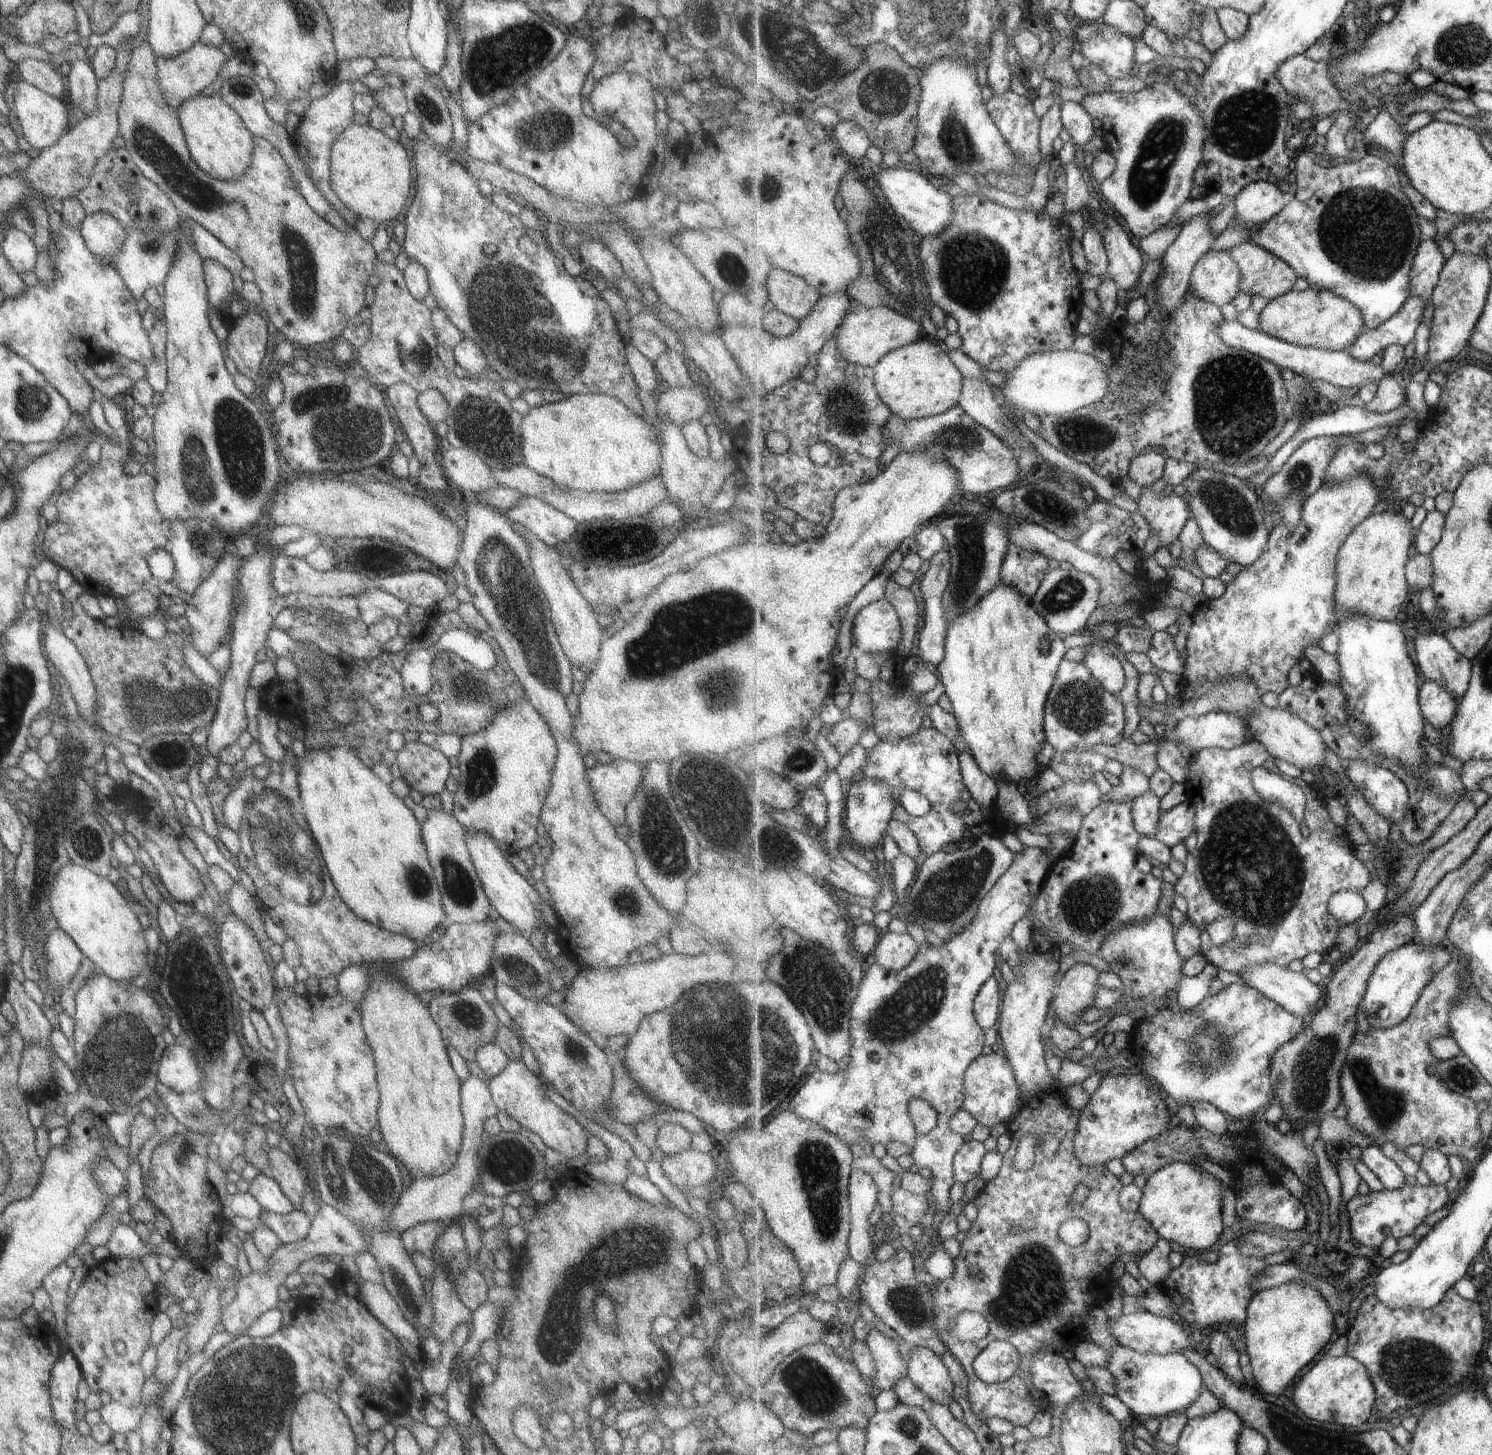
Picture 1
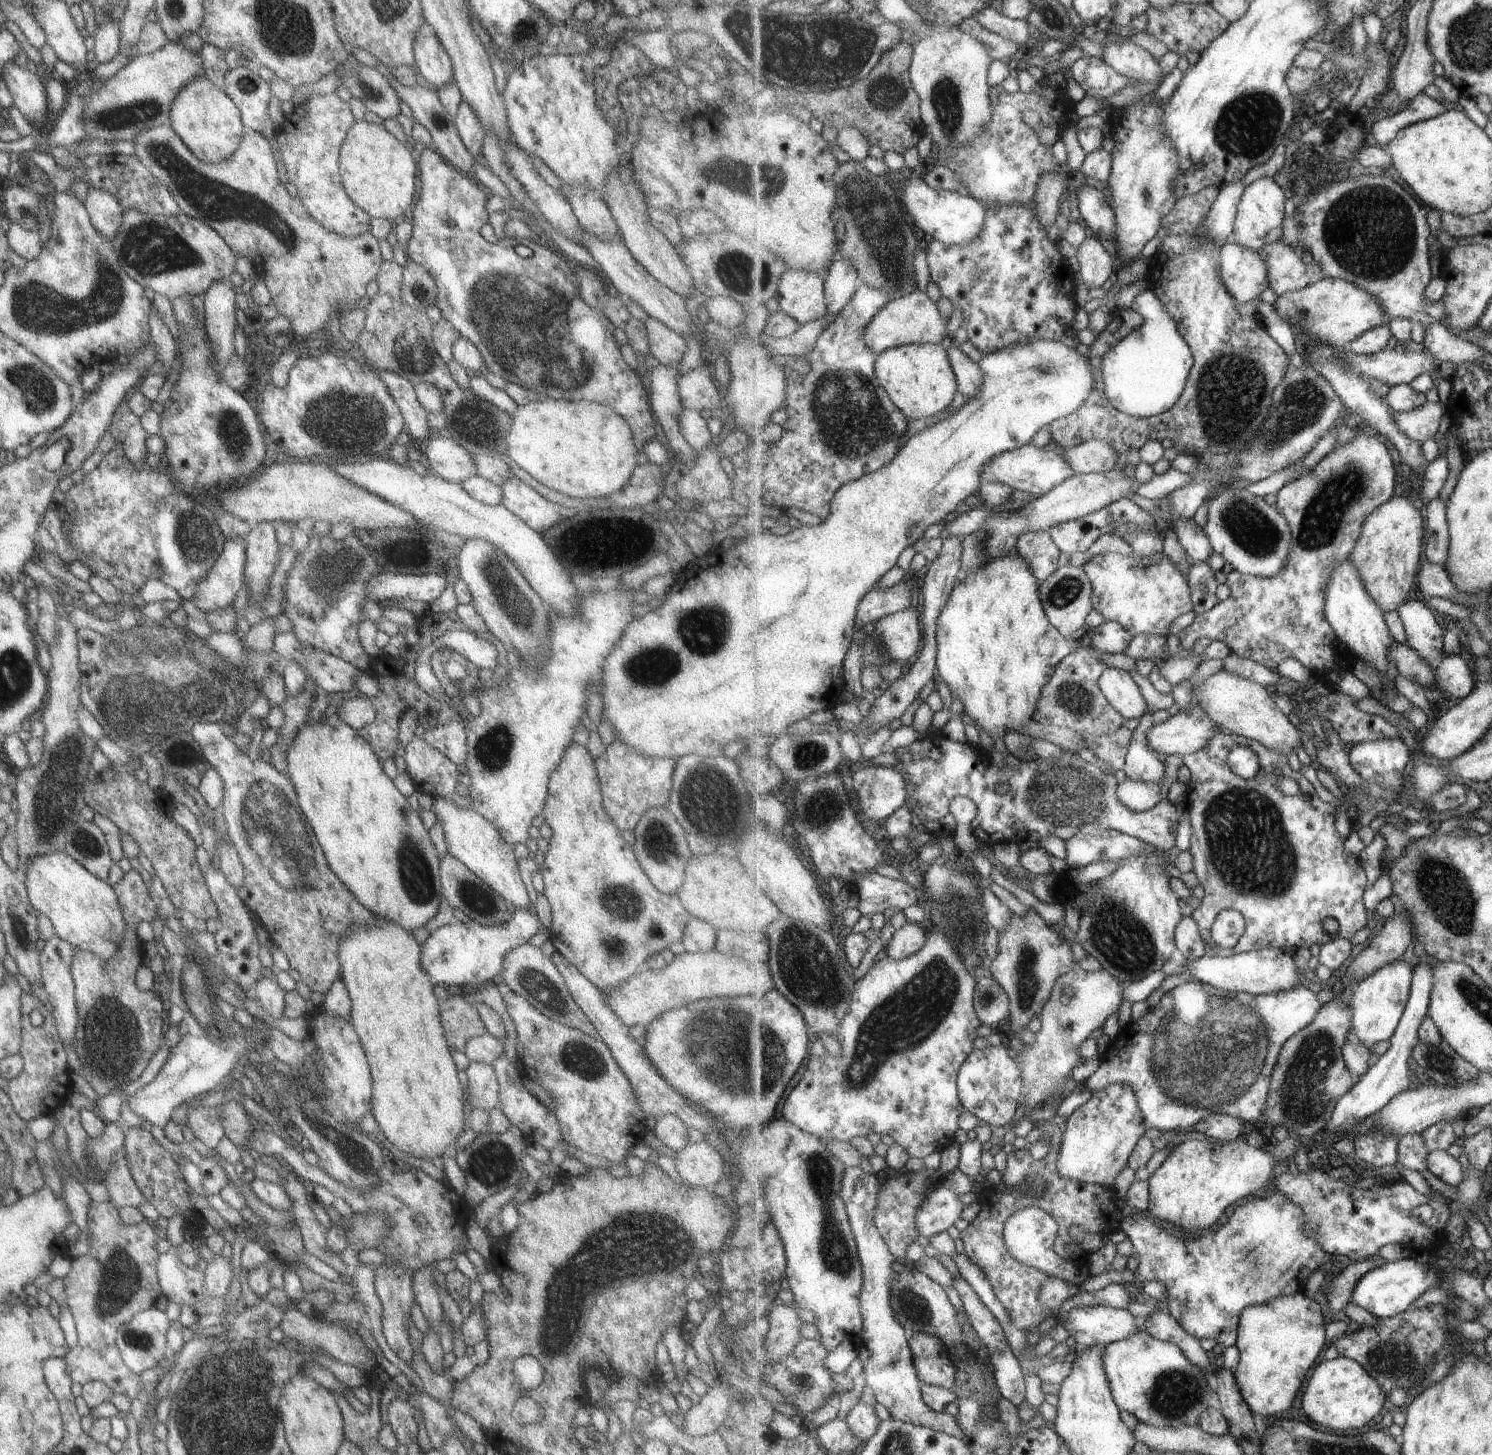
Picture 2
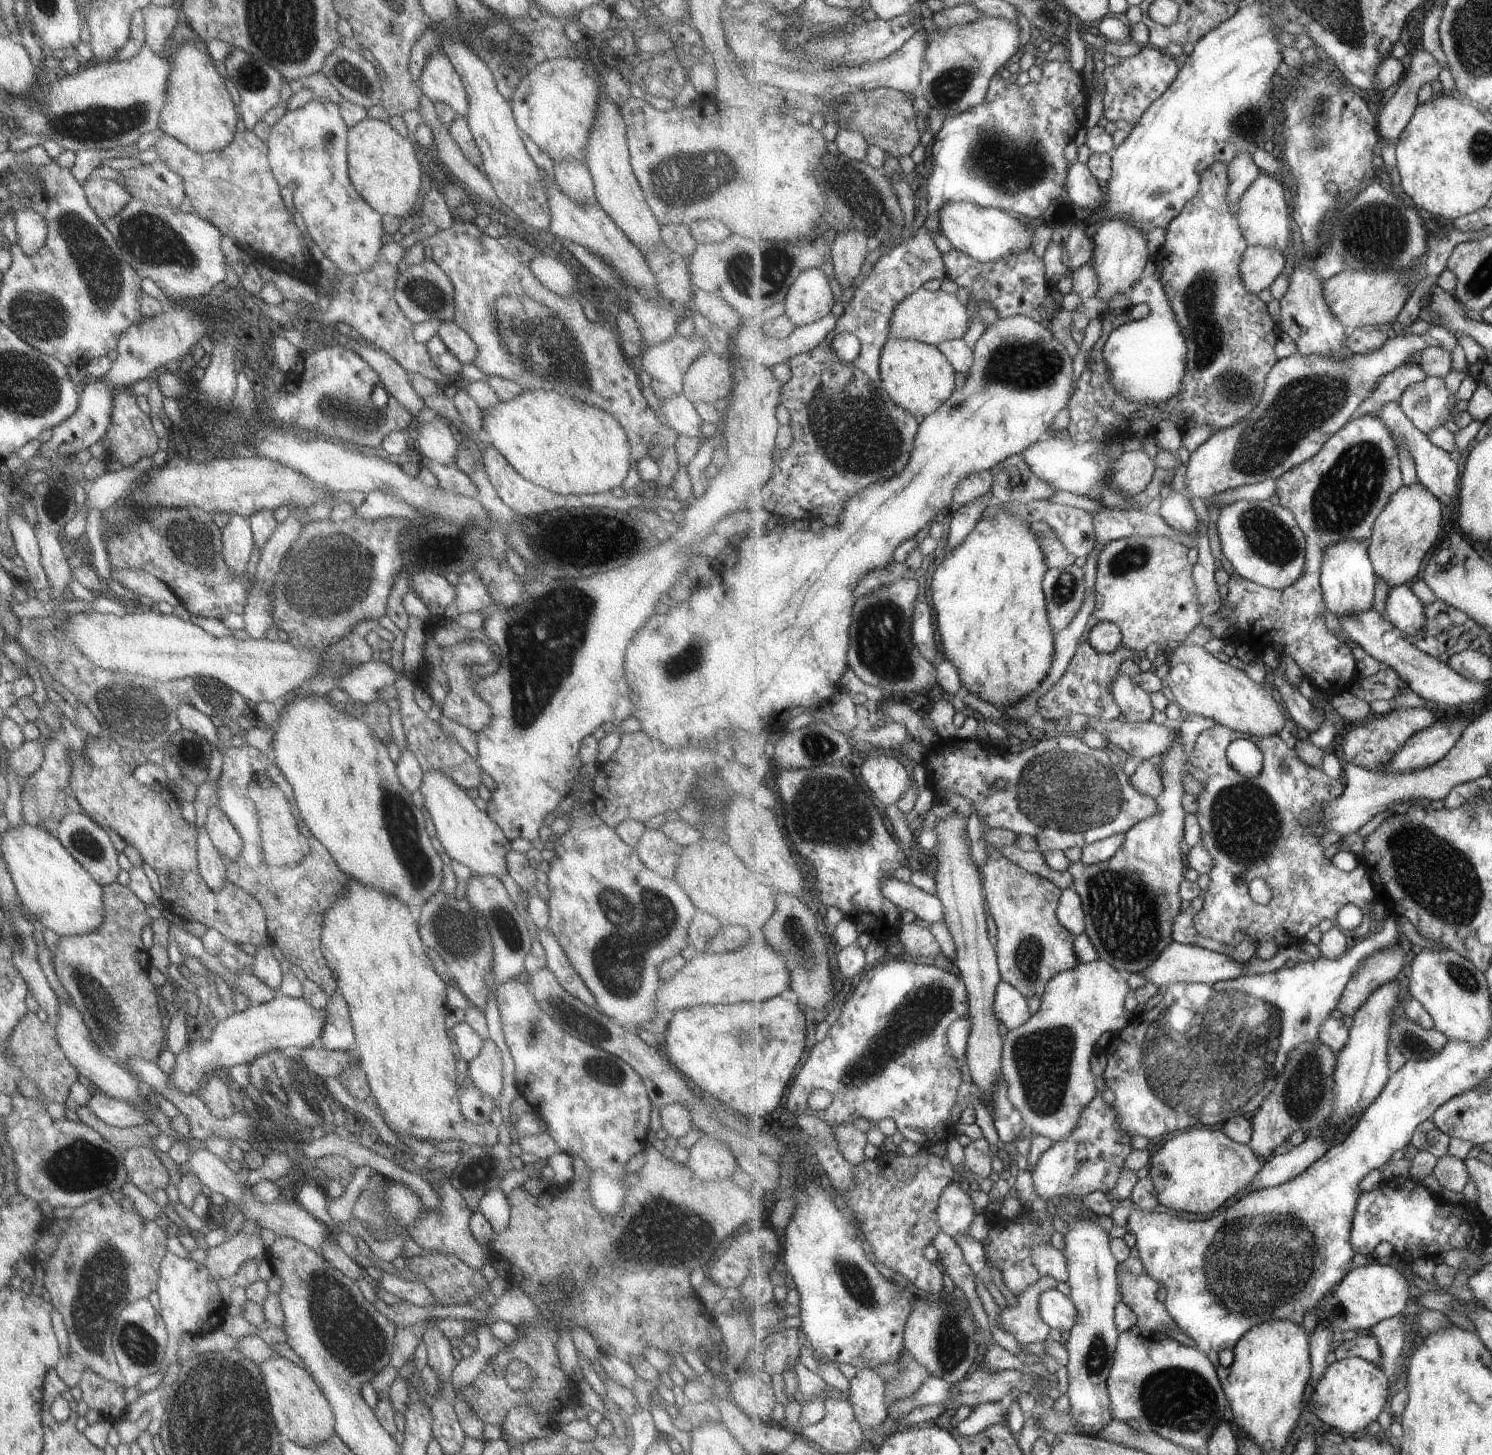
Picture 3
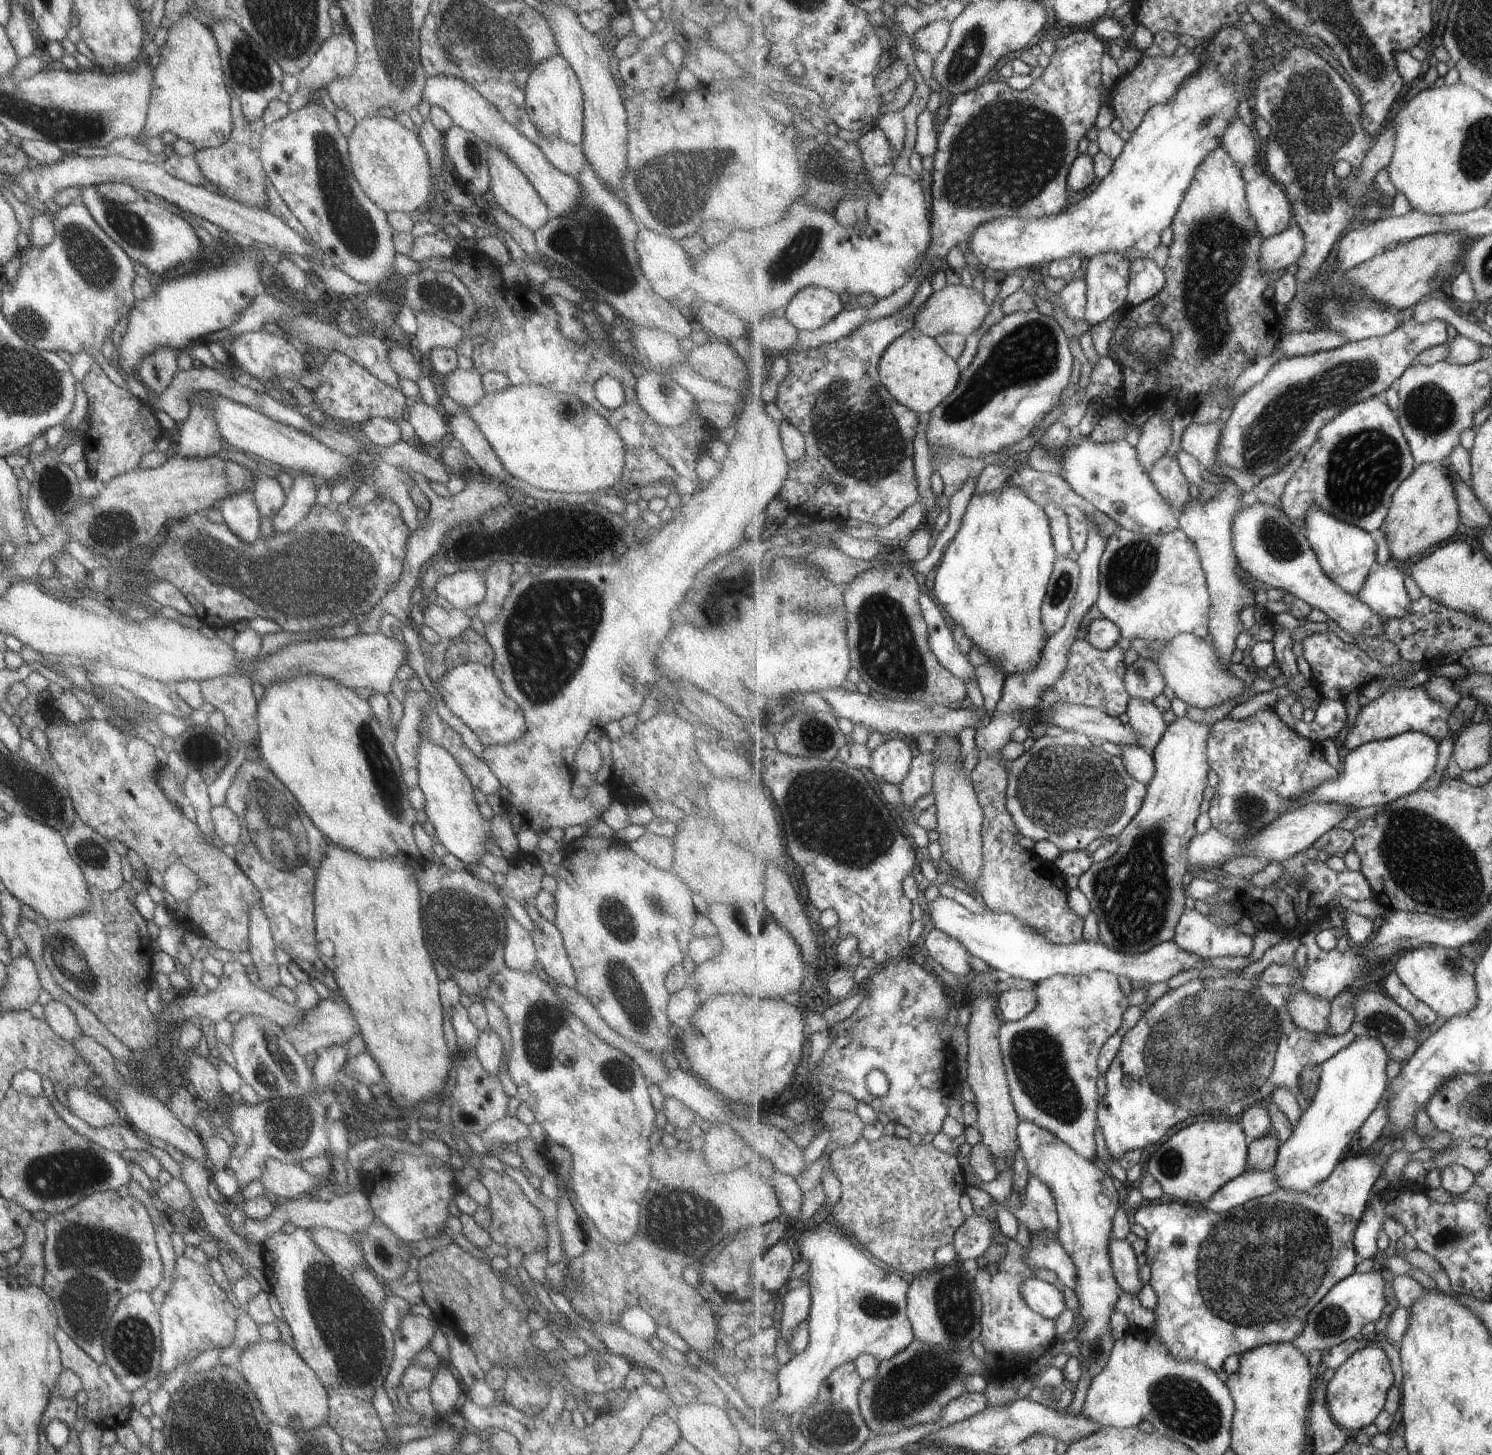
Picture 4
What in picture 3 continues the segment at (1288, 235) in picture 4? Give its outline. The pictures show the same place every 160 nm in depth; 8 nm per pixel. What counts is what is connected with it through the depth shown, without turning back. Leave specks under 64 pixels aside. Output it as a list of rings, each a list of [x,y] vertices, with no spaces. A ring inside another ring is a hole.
[[[1249,245],[1242,256],[1240,273],[1249,292],[1259,294],[1272,284],[1285,270],[1286,253],[1261,245]]]

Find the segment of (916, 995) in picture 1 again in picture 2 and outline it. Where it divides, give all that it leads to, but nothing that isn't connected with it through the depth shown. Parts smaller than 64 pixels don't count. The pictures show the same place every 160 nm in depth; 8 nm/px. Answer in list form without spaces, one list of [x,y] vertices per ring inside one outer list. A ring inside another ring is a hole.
[[[981,900],[975,906],[969,907],[967,912],[969,914],[965,914],[963,918],[959,915],[955,916],[955,919],[958,921],[950,924],[951,930],[949,933],[947,933],[947,926],[940,926],[939,924],[927,929],[928,941],[919,952],[902,961],[887,956],[880,961],[874,962],[868,972],[857,980],[852,1007],[849,1009],[848,1015],[844,1018],[844,1022],[841,1023],[840,1032],[836,1038],[842,1048],[840,1058],[830,1056],[828,1053],[822,1056],[812,1055],[810,1057],[802,1079],[789,1093],[787,1102],[783,1106],[783,1118],[793,1121],[793,1124],[796,1124],[801,1130],[819,1135],[823,1139],[834,1139],[835,1141],[848,1143],[851,1143],[855,1137],[869,1136],[871,1132],[879,1135],[888,1134],[894,1139],[894,1142],[902,1146],[909,1156],[913,1158],[927,1158],[929,1154],[933,1154],[933,1152],[940,1153],[943,1149],[951,1146],[955,1142],[955,1134],[957,1134],[957,1130],[960,1128],[960,1116],[966,1111],[960,1099],[958,1076],[961,1067],[964,1066],[969,1055],[976,1049],[973,1042],[979,1037],[979,1026],[982,1024],[975,1007],[976,990],[979,981],[977,980],[977,976],[974,976],[967,970],[961,952],[963,953],[964,941],[975,930],[974,925],[981,923],[981,926],[984,927],[986,924],[987,921],[984,917],[985,904]]]

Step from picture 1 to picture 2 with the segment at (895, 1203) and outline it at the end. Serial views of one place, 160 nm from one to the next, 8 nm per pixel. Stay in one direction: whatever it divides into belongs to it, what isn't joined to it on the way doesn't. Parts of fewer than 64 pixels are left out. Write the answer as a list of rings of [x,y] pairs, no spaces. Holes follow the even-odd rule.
[[[939,1186],[925,1197],[916,1214],[916,1226],[921,1237],[929,1239],[945,1232],[961,1218],[963,1206],[960,1196]]]

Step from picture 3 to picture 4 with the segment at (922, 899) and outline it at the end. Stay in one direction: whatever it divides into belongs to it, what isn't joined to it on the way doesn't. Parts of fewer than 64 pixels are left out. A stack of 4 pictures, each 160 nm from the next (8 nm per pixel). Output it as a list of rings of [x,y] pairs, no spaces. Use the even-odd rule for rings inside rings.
[[[939,895],[926,902],[928,914],[935,928],[942,930],[950,937],[956,938],[972,954],[983,960],[993,969],[1008,974],[1009,977],[1028,979],[1033,984],[1055,975],[1086,975],[1095,971],[1107,971],[1117,976],[1124,976],[1133,982],[1141,981],[1153,986],[1156,982],[1167,982],[1173,976],[1187,972],[1191,968],[1200,969],[1205,958],[1194,952],[1181,948],[1180,944],[1165,941],[1140,955],[1123,954],[1098,942],[1071,943],[1056,945],[1033,927],[1013,915],[996,913],[989,910],[986,914],[977,915],[960,900],[953,900]]]

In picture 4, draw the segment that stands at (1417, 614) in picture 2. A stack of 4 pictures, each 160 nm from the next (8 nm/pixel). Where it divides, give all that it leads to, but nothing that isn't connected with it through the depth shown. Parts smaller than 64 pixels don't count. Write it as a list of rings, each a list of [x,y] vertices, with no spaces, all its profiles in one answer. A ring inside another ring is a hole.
[[[1392,561],[1384,566],[1377,566],[1376,569],[1369,575],[1365,583],[1364,590],[1360,592],[1358,597],[1366,602],[1375,612],[1387,619],[1402,619],[1412,610],[1413,599],[1405,586],[1405,574],[1403,569]]]

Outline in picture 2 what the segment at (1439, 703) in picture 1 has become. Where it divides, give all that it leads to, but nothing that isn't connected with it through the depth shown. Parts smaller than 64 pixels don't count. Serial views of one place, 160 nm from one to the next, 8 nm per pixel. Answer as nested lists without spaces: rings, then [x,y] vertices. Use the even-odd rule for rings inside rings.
[[[1447,655],[1436,667],[1436,680],[1444,696],[1449,700],[1461,700],[1475,688],[1472,658],[1463,655]]]

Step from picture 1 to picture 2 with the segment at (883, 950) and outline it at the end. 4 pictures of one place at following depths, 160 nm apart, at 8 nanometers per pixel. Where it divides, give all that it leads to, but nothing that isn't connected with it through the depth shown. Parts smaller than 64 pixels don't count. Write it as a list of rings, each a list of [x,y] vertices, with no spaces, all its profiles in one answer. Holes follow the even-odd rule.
[[[907,922],[896,930],[885,947],[887,956],[902,961],[919,952],[928,941],[926,930],[916,923]]]

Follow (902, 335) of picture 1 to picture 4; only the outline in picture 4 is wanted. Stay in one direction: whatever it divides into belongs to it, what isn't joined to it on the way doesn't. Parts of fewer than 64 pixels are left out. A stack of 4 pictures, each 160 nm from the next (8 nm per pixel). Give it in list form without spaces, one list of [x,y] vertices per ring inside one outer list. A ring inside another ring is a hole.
[[[947,285],[943,290],[935,291],[928,299],[925,307],[918,309],[914,318],[914,327],[933,338],[948,333],[961,335],[966,338],[981,328],[985,316],[991,312],[991,305],[986,302],[983,292],[977,294],[975,290],[962,285]]]

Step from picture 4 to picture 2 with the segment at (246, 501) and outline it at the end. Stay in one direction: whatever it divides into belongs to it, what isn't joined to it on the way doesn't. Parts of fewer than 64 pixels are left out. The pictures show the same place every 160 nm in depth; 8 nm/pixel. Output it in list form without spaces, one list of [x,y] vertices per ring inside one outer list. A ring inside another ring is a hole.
[[[224,539],[221,552],[213,561],[205,578],[195,585],[191,604],[204,614],[229,607],[244,583],[244,540]]]

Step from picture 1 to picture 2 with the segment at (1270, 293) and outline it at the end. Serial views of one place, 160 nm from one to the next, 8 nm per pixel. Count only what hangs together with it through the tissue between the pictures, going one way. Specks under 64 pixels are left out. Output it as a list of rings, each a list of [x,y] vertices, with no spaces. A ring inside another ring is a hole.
[[[1283,241],[1268,244],[1259,252],[1268,266],[1269,288],[1273,289],[1279,296],[1289,291],[1298,291],[1299,289],[1307,287],[1307,284],[1311,282],[1311,276],[1313,276],[1313,274],[1322,273],[1321,267],[1317,263],[1311,262],[1305,264],[1298,250]]]

